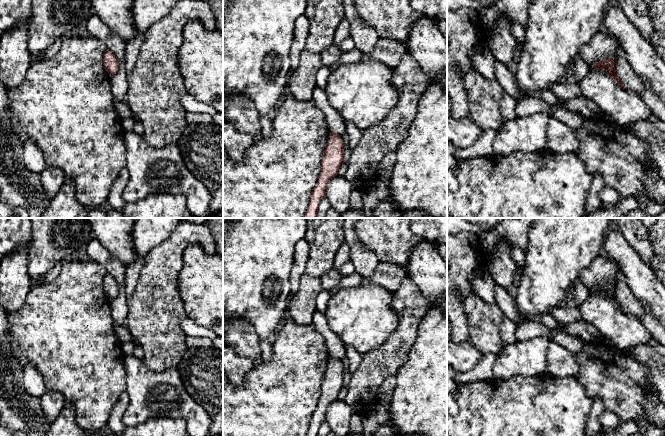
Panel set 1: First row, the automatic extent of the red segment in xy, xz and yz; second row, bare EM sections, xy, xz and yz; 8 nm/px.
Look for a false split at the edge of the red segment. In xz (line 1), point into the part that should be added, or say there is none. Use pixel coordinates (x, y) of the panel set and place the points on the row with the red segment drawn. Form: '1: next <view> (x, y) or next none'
1: next none

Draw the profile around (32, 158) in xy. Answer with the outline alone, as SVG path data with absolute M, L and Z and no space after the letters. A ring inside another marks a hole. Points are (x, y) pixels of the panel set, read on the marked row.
M30 140L24 143L24 152L21 160L23 167L33 173L41 174L47 167L43 153L37 145Z

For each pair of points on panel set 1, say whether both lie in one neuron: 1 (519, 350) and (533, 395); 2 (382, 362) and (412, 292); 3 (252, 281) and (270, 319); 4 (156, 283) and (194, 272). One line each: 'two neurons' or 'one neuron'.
1: two neurons
2: one neuron
3: one neuron
4: two neurons

